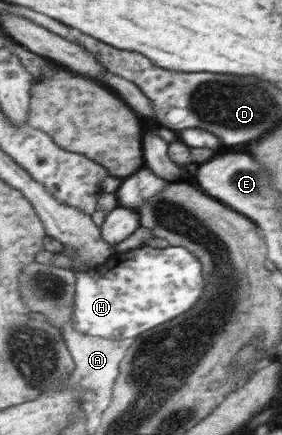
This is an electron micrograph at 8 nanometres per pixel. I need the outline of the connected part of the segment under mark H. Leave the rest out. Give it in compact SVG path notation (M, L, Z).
M147 245L139 246L133 251L121 253L119 262L111 269L102 266L83 272L73 271L75 275L75 290L71 300L71 328L80 335L102 337L107 339L127 339L143 334L153 329L159 323L171 321L181 313L189 311L199 297L202 297L203 278L201 278L200 262L185 249L158 249Z

